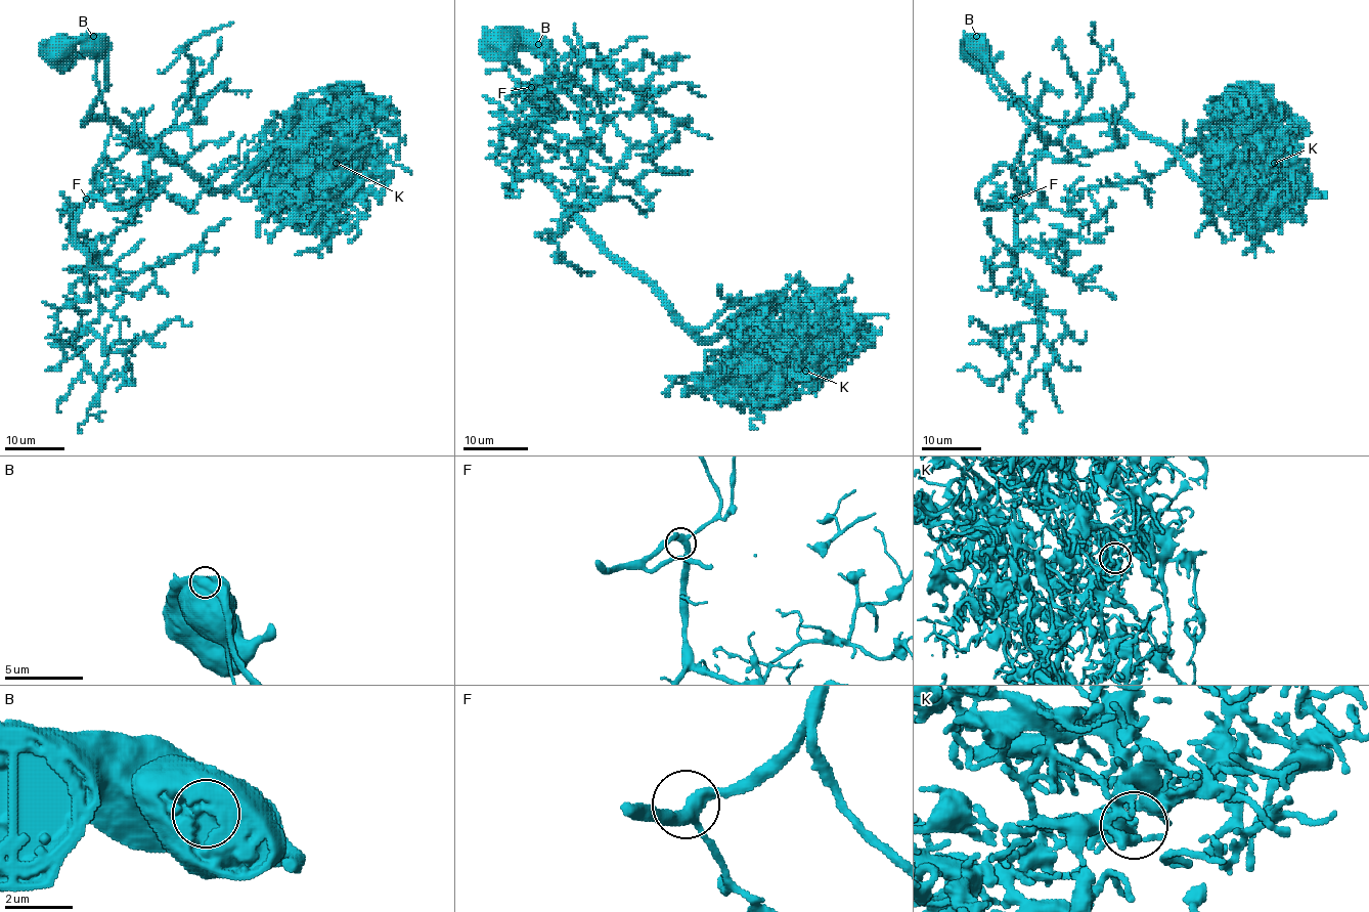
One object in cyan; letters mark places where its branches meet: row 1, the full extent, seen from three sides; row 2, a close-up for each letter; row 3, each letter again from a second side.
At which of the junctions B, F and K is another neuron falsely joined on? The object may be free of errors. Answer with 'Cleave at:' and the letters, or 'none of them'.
Cleave at: B

